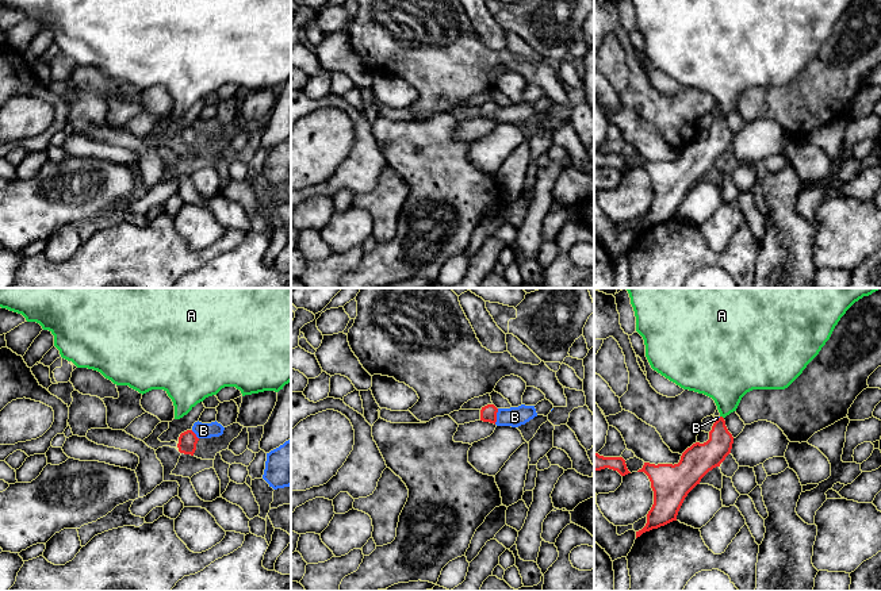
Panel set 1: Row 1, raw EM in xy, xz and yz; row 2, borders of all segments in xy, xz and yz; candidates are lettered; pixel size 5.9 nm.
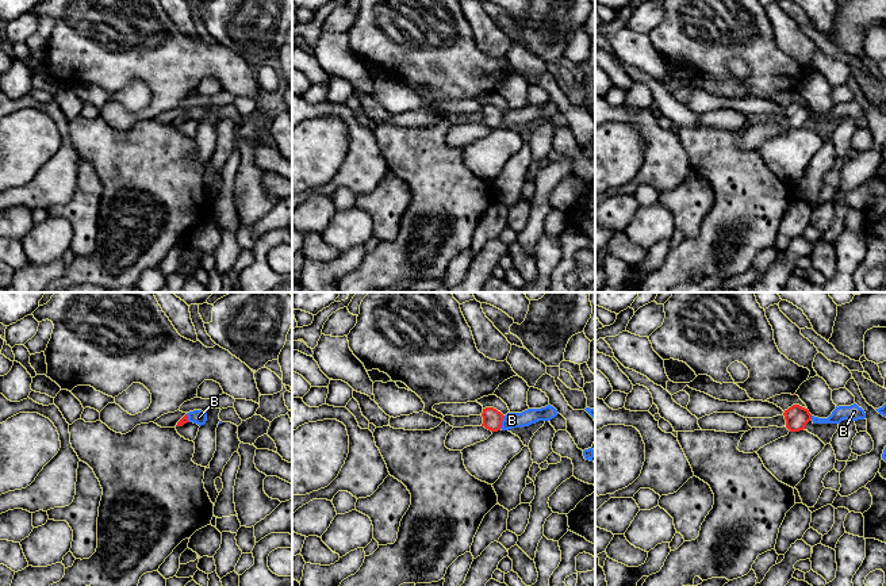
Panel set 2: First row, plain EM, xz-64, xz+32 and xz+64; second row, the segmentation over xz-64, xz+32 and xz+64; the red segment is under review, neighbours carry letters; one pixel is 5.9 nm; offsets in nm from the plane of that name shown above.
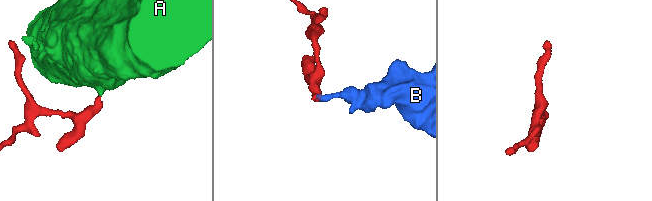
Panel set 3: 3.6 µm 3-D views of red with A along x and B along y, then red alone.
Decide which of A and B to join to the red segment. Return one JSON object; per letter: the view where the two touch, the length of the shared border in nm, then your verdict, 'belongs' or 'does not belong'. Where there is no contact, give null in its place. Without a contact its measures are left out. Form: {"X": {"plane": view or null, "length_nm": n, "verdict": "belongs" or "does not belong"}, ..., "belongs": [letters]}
{"A": {"plane": "yz", "length_nm": 30, "verdict": "belongs"}, "B": {"plane": "xz", "length_nm": 100, "verdict": "does not belong"}, "belongs": ["A"]}

